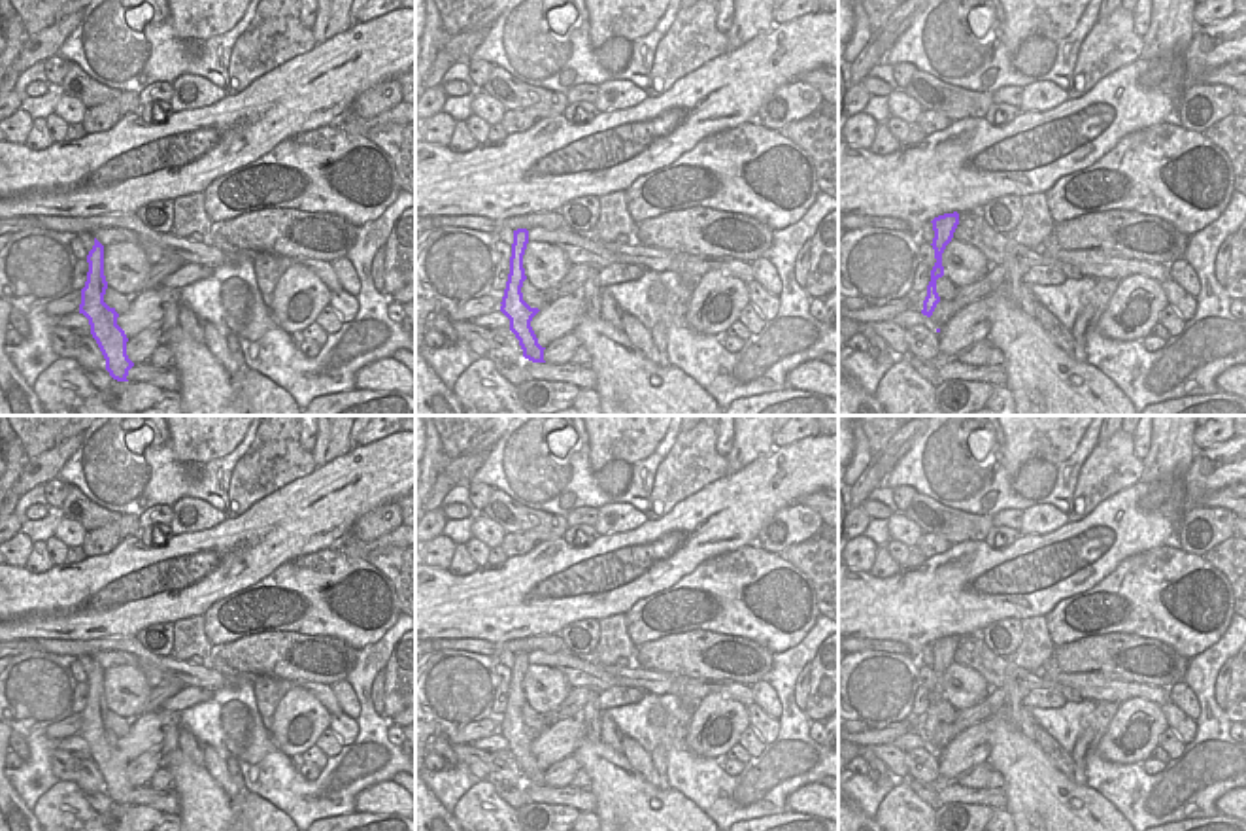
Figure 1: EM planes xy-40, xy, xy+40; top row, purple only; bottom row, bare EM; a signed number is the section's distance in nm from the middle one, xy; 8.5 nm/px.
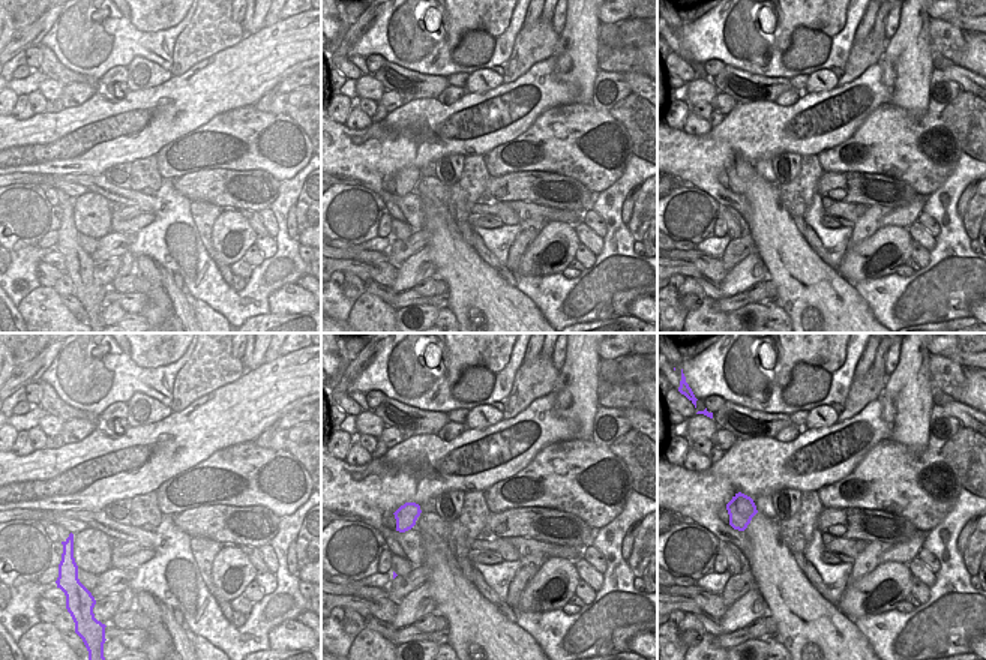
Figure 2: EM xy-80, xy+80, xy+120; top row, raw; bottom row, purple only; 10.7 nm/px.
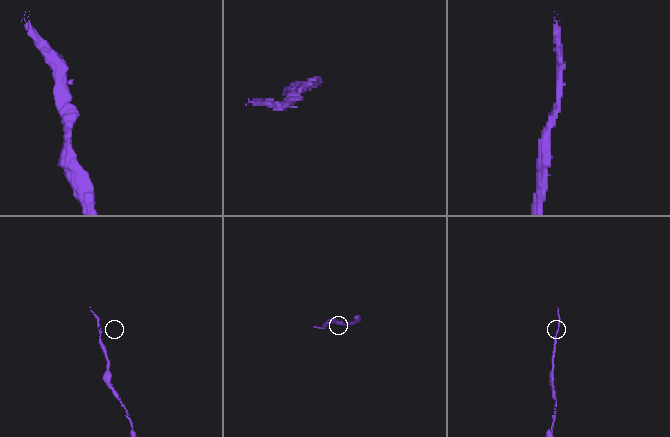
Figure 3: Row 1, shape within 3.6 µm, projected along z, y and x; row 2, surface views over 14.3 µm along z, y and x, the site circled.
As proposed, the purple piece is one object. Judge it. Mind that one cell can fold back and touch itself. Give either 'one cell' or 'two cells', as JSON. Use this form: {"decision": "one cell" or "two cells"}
{"decision": "one cell"}

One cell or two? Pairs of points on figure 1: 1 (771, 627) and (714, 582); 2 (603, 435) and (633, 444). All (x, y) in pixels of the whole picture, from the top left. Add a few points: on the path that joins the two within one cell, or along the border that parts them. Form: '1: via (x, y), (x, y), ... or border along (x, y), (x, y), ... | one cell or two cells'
1: via (757, 620), (727, 593) | one cell
2: via (610, 435), (625, 437) | one cell

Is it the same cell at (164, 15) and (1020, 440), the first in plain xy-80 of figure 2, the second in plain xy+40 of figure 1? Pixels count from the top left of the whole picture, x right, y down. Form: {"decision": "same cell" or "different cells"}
{"decision": "same cell"}

